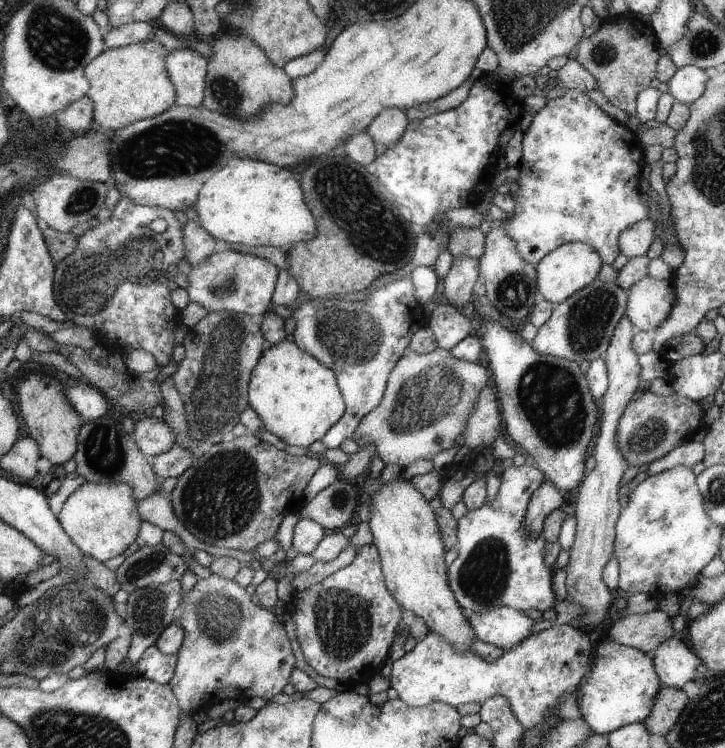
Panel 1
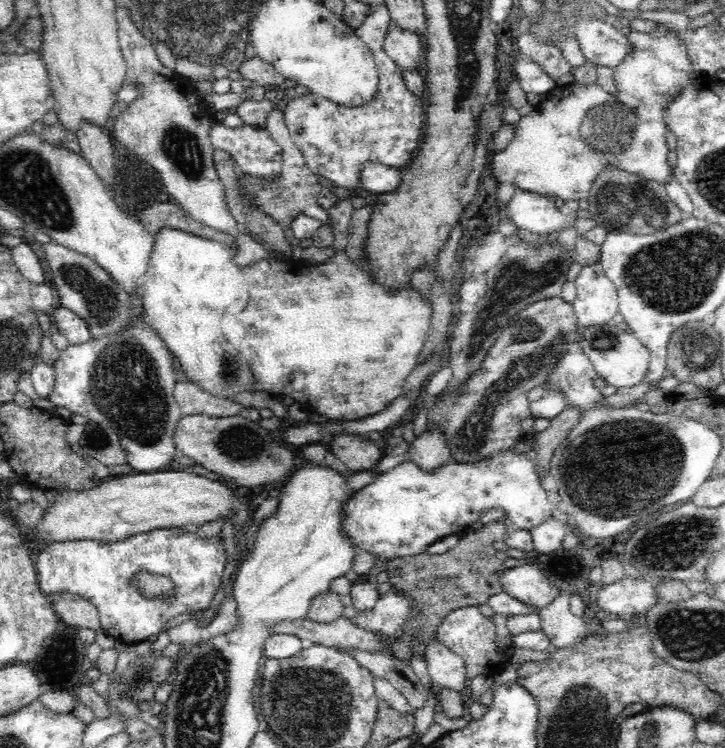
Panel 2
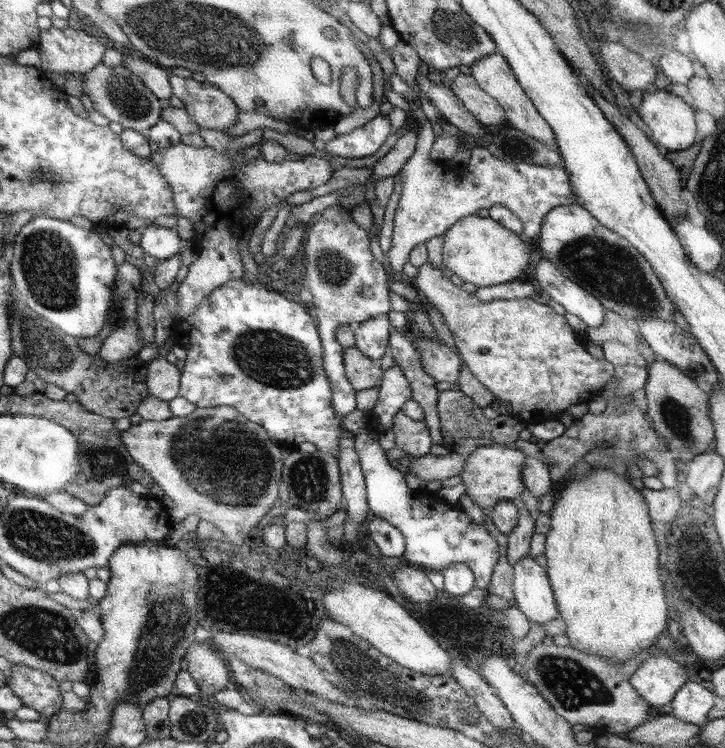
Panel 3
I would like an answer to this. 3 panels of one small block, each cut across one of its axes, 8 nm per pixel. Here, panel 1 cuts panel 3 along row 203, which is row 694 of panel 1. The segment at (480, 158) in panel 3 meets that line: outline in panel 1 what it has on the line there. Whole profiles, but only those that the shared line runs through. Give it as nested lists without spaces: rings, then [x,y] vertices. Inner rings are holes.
[[[573,624],[551,626],[539,634],[531,634],[521,644],[503,652],[495,662],[485,662],[475,652],[459,652],[453,644],[445,642],[443,636],[429,632],[421,642],[417,642],[413,646],[411,652],[407,652],[405,656],[401,656],[399,660],[395,660],[391,664],[389,688],[393,688],[399,696],[399,700],[403,700],[411,708],[423,708],[431,702],[445,702],[449,706],[475,702],[475,704],[483,706],[489,698],[503,696],[509,702],[509,708],[511,708],[513,716],[517,718],[517,722],[525,730],[531,732],[533,728],[559,718],[559,710],[569,702],[569,694],[573,694],[579,688],[583,674],[591,668],[589,656],[591,656],[591,650],[589,650],[587,634]]]

